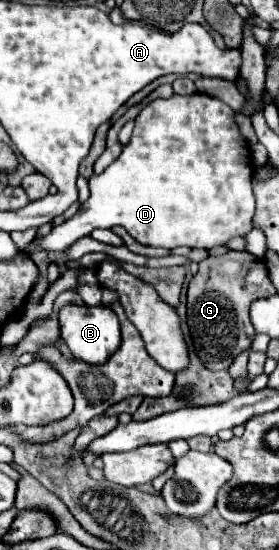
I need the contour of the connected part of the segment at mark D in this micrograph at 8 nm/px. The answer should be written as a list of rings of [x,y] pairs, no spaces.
[[[208,94],[180,96],[152,100],[136,118],[136,126],[130,142],[122,148],[122,154],[102,174],[92,176],[90,198],[80,204],[76,216],[66,220],[62,226],[52,228],[48,236],[36,240],[34,246],[48,250],[66,250],[82,236],[88,236],[94,228],[124,226],[126,232],[146,246],[160,248],[216,248],[236,236],[244,236],[252,230],[254,216],[254,194],[252,194],[252,164],[250,148],[238,130],[234,110],[220,98]]]

